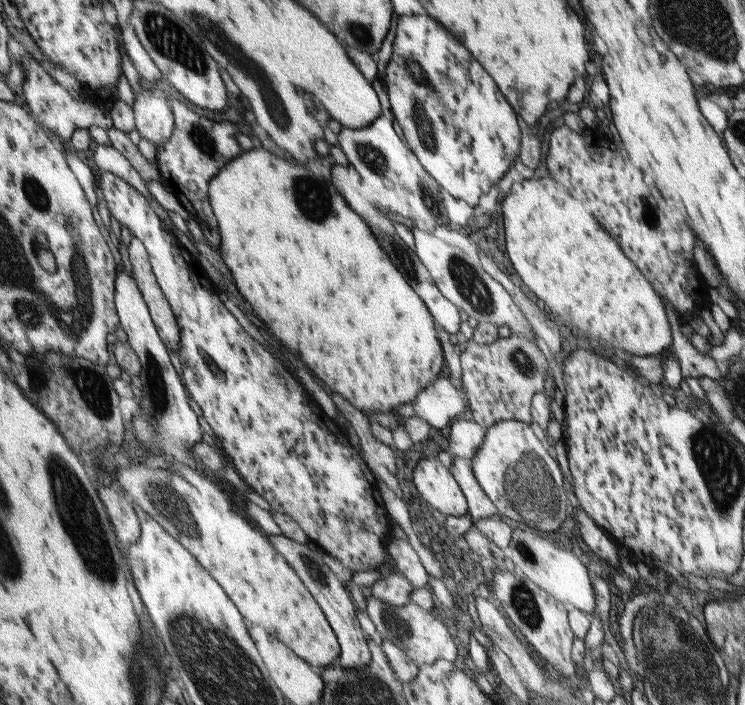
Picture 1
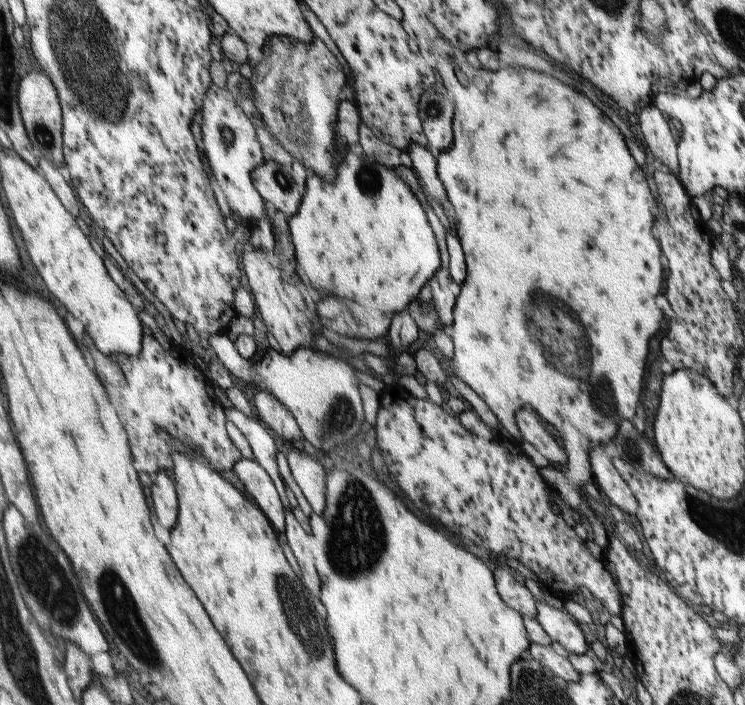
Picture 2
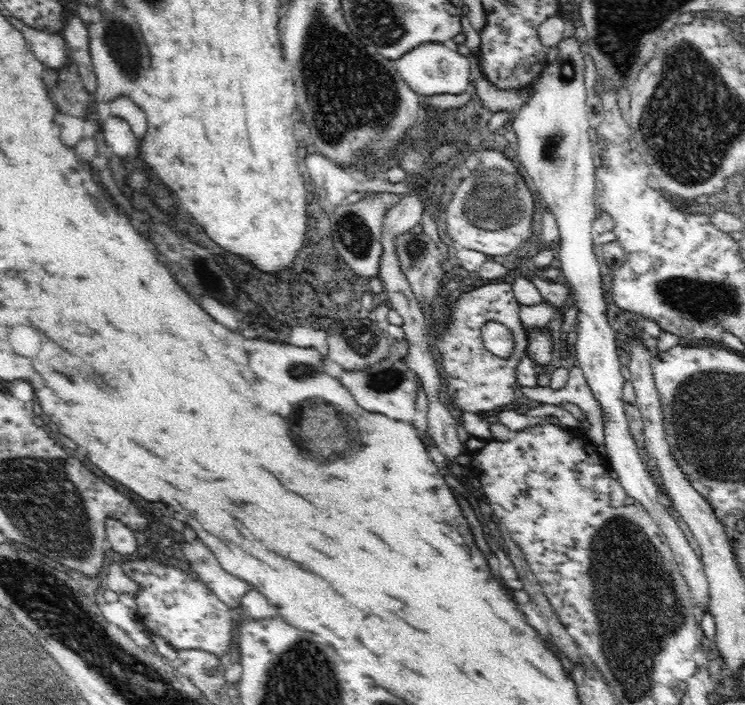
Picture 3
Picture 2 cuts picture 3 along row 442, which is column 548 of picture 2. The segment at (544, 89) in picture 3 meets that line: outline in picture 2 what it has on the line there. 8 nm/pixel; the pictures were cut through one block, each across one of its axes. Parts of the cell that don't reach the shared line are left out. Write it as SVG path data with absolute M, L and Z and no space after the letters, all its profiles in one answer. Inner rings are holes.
M536 600L536 620L543 626L552 642L561 644L569 654L583 655L589 644L576 620L563 609L550 606L544 600Z

